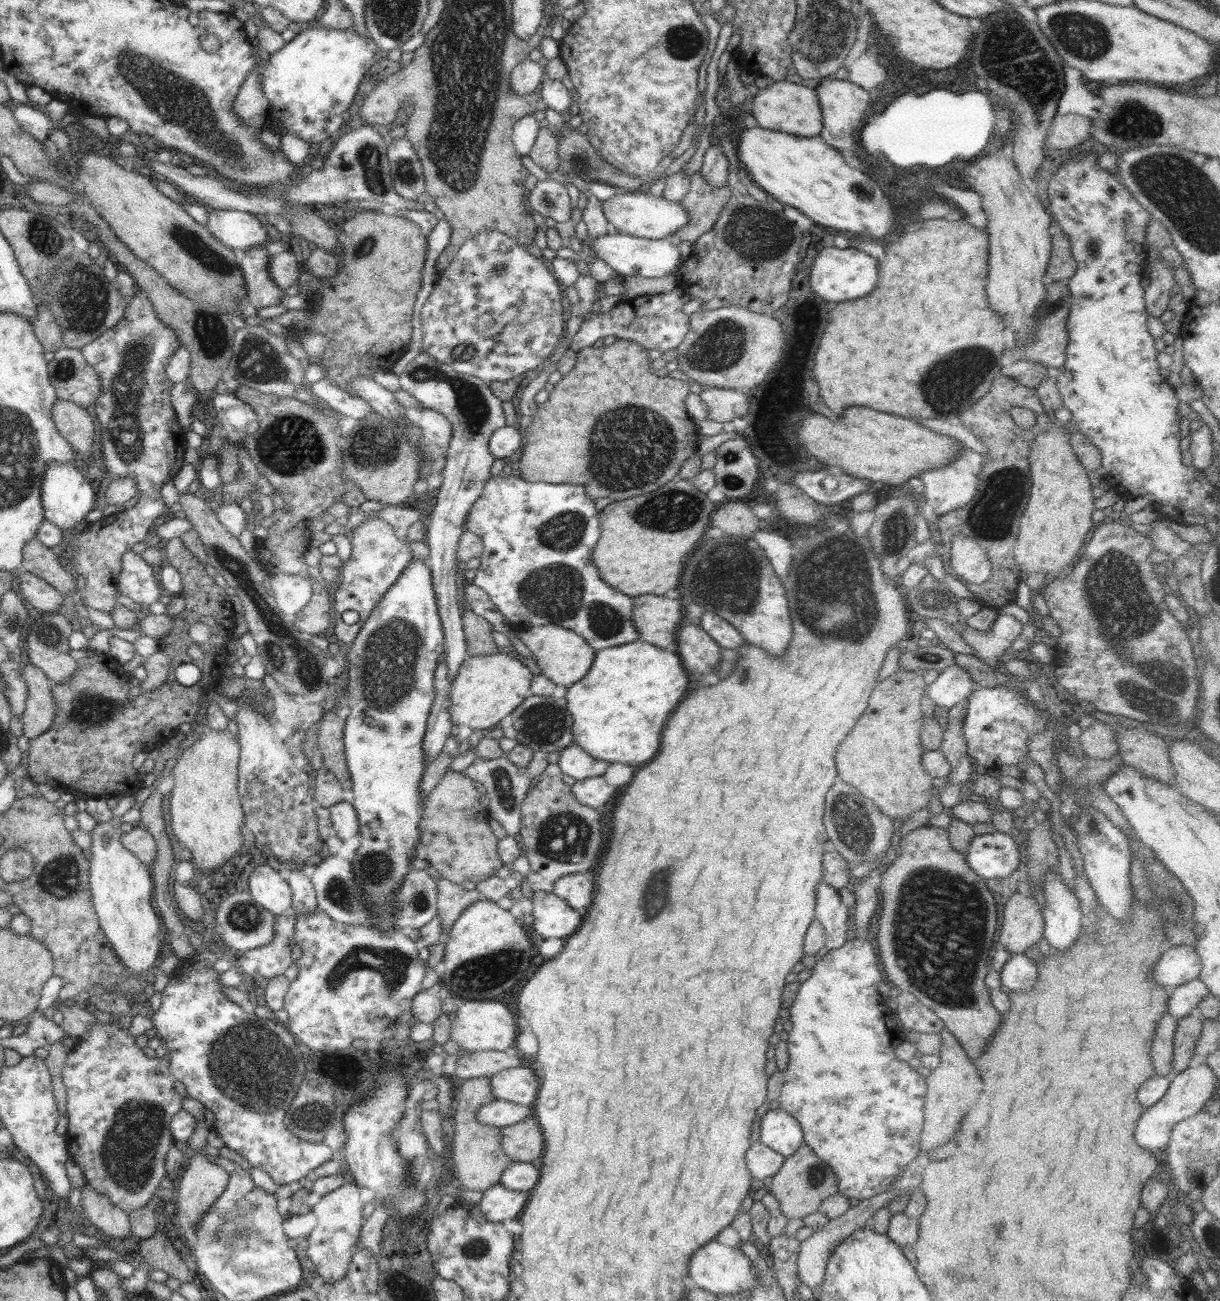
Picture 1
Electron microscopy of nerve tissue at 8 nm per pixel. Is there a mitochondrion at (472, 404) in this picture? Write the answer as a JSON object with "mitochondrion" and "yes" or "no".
{"mitochondrion":"yes"}

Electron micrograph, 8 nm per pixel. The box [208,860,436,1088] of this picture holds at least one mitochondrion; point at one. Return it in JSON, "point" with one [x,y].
{"point":[393,964]}

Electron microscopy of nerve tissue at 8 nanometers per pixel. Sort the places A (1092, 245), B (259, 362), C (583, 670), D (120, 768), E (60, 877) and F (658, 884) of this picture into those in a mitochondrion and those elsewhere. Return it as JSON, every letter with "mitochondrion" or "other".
{"A":"mitochondrion","B":"mitochondrion","C":"other","D":"other","E":"mitochondrion","F":"mitochondrion"}

